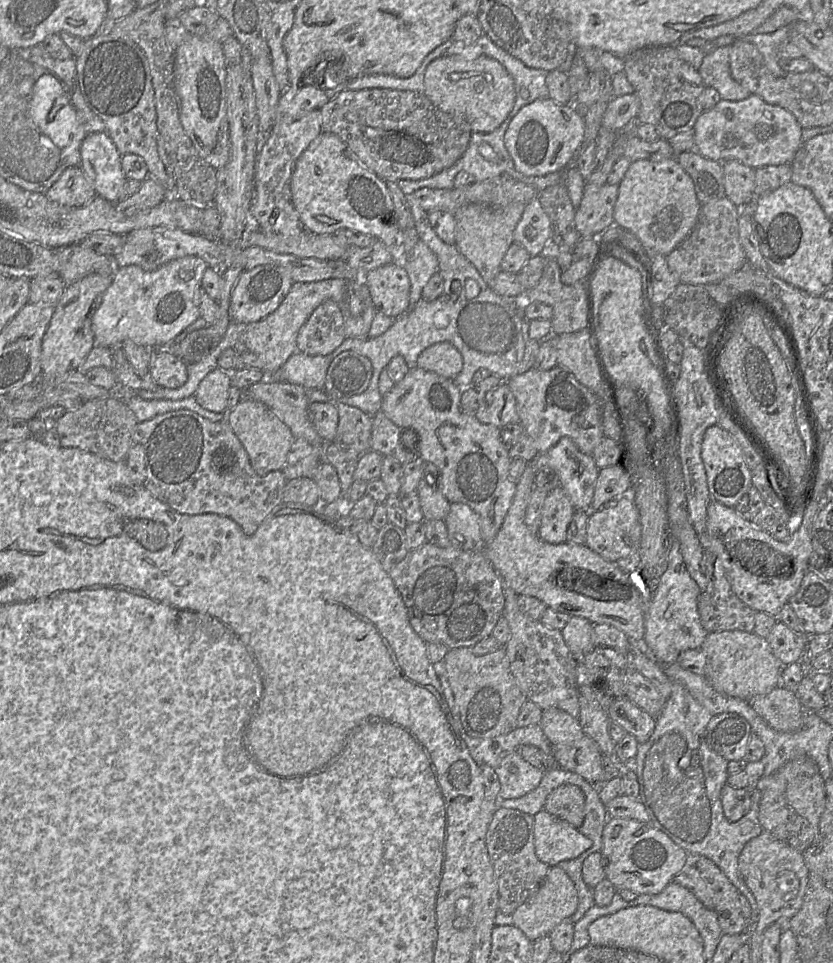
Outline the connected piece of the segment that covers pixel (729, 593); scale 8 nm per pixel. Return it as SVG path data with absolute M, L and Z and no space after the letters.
M709 550L703 551L703 568L707 578L707 586L705 591L700 591L697 600L698 613L703 628L708 633L730 630L753 632L756 611L748 607L735 595L720 561Z

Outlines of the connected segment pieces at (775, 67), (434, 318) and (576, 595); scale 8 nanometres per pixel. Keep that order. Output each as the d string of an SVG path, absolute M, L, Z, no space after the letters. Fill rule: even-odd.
M787 27L780 28L773 33L749 34L742 38L758 49L773 76L779 78L786 76L787 73L779 65L779 53L781 48L790 42Z
M412 193L407 195L407 199L419 240L424 242L438 258L438 272L444 280L443 293L433 301L420 299L411 310L395 318L390 328L380 336L347 337L328 355L311 356L295 352L274 373L273 378L267 376L266 379L298 384L305 389L323 390L327 370L333 359L344 351L357 352L367 357L372 363L373 374L370 384L363 393L344 397L339 401L357 407L372 416L381 410L382 395L379 391L379 376L390 360L396 355L401 355L409 369L417 367L417 360L422 351L438 342L449 342L461 353L463 367L453 381L462 390L472 385L473 375L478 369L486 369L491 375L507 381L533 367L541 341L529 337L528 320L524 318L516 300L495 293L484 282L474 265L459 252L455 244L447 244L438 237L429 222L428 213L420 206ZM468 279L476 281L479 286L479 294L472 299L467 299L465 295L465 283Z
M526 465L516 481L516 491L503 523L492 541L486 543L483 552L495 571L517 595L532 596L542 601L547 607L570 616L579 616L592 624L609 624L622 631L630 641L640 641L644 637L644 614L640 593L640 580L637 572L624 572L616 562L607 561L586 545L570 542L549 544L541 540L537 531L525 524L526 508L534 489L535 472Z

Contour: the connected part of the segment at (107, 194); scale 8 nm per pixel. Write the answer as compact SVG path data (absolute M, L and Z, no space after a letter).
M106 132L88 134L81 143L80 157L81 168L96 195L109 202L119 202L127 197L121 154Z

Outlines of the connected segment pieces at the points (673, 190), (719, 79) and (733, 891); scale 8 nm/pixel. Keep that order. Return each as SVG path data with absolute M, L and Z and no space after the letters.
M676 157L660 160L640 159L631 162L618 187L613 212L614 223L624 231L633 233L645 251L667 256L686 239L695 227L702 205L696 197L691 177L679 165Z
M728 45L705 54L698 72L705 86L716 89L721 99L740 101L748 98L751 92L732 78L730 51L731 45Z
M696 856L695 866L709 889L722 934L740 934L748 927L740 909L739 891L710 859Z

